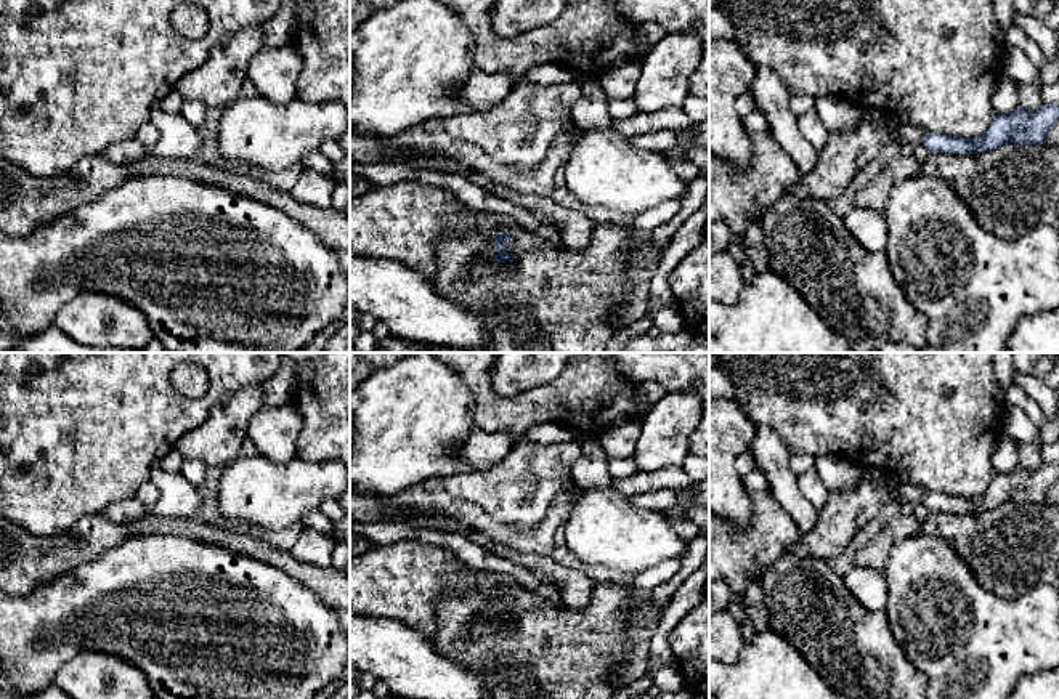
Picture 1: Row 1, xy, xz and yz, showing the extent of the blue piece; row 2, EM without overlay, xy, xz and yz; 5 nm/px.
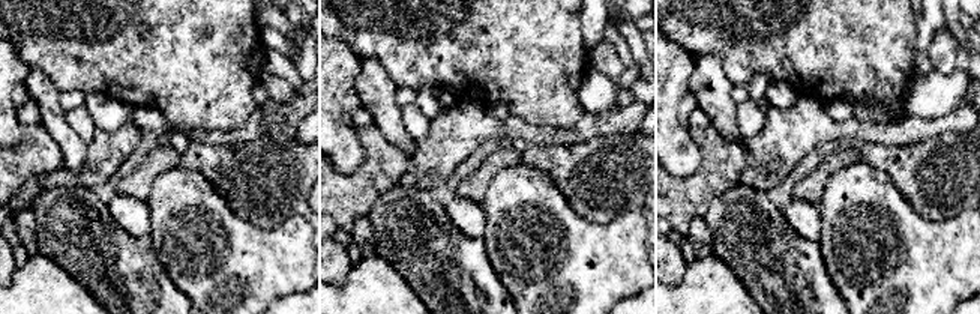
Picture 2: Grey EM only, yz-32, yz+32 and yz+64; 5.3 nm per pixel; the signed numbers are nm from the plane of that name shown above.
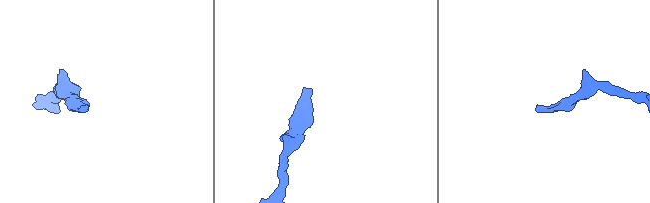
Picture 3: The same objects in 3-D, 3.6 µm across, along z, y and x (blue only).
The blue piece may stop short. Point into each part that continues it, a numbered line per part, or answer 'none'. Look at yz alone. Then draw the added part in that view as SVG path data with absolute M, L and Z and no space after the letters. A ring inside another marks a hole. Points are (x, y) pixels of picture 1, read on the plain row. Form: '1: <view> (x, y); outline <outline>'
1: yz (844, 513); outline M873 467L862 468L862 479L847 491L830 491L826 503L818 510L815 526L788 548L786 553L799 558L830 560L842 553L857 532L866 526L886 502L897 505L923 502L926 491L910 483L899 487L882 487L882 471Z

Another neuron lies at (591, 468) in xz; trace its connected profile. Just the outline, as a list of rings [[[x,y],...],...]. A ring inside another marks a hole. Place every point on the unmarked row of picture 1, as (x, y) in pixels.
[[[598,441],[581,444],[581,457],[573,465],[573,481],[579,486],[607,486],[611,483],[608,454]]]

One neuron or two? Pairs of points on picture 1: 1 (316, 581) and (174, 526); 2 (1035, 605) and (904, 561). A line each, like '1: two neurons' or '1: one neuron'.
1: one neuron
2: one neuron

